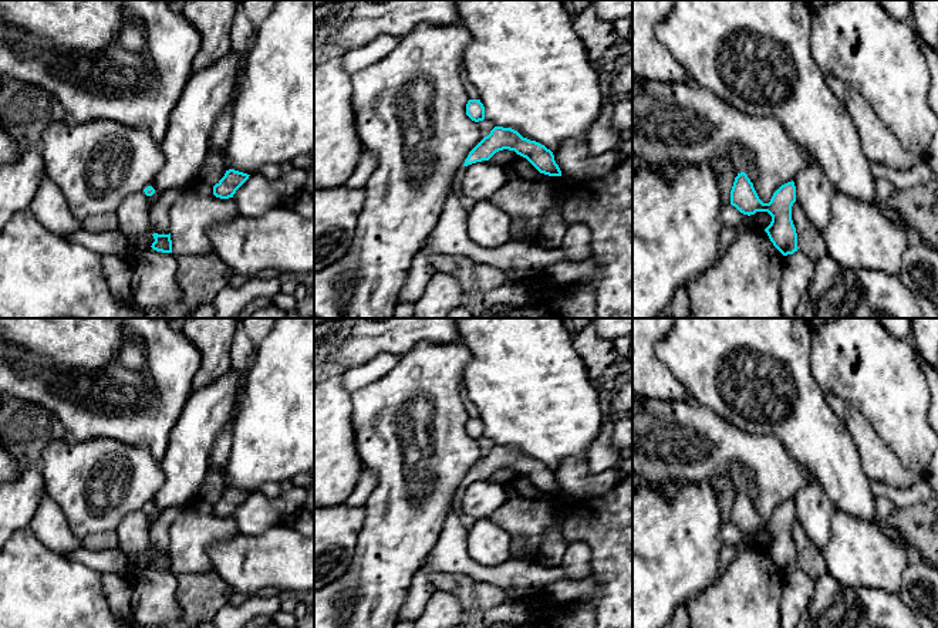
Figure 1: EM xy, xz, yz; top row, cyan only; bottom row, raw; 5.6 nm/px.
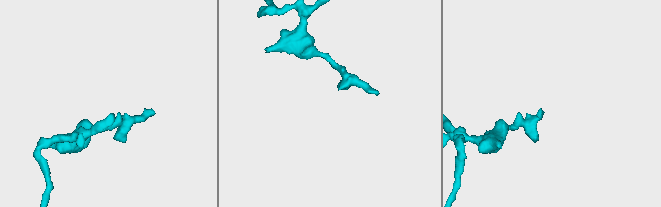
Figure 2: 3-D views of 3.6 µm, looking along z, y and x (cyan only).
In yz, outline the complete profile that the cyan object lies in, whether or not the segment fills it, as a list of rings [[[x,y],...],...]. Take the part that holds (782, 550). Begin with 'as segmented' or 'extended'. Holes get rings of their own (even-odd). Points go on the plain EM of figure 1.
as segmented | [[[745,490],[738,492],[731,509],[731,523],[743,533],[767,530],[772,534],[770,543],[765,547],[773,564],[783,573],[797,570],[797,551],[792,538],[792,524],[796,520],[794,500],[782,503],[769,521],[763,521],[750,497]]]

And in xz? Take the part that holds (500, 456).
as segmented | [[[495,445],[465,477],[465,484],[489,479],[496,470],[509,467],[526,476],[540,492],[561,494],[561,489],[554,479],[554,473],[544,463],[523,456],[512,446]]]

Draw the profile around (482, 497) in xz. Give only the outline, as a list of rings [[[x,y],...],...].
[[[489,479],[465,484],[458,496],[460,510],[473,519],[490,517],[506,500],[505,484]]]

